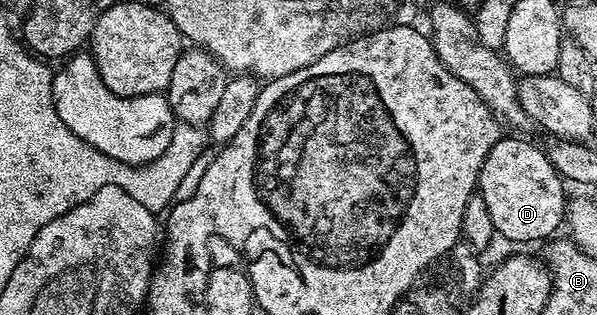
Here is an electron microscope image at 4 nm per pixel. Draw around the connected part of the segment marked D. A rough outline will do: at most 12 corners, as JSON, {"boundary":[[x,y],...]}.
{"boundary":[[498,139],[477,191],[506,240],[564,224],[568,193],[545,151]]}

